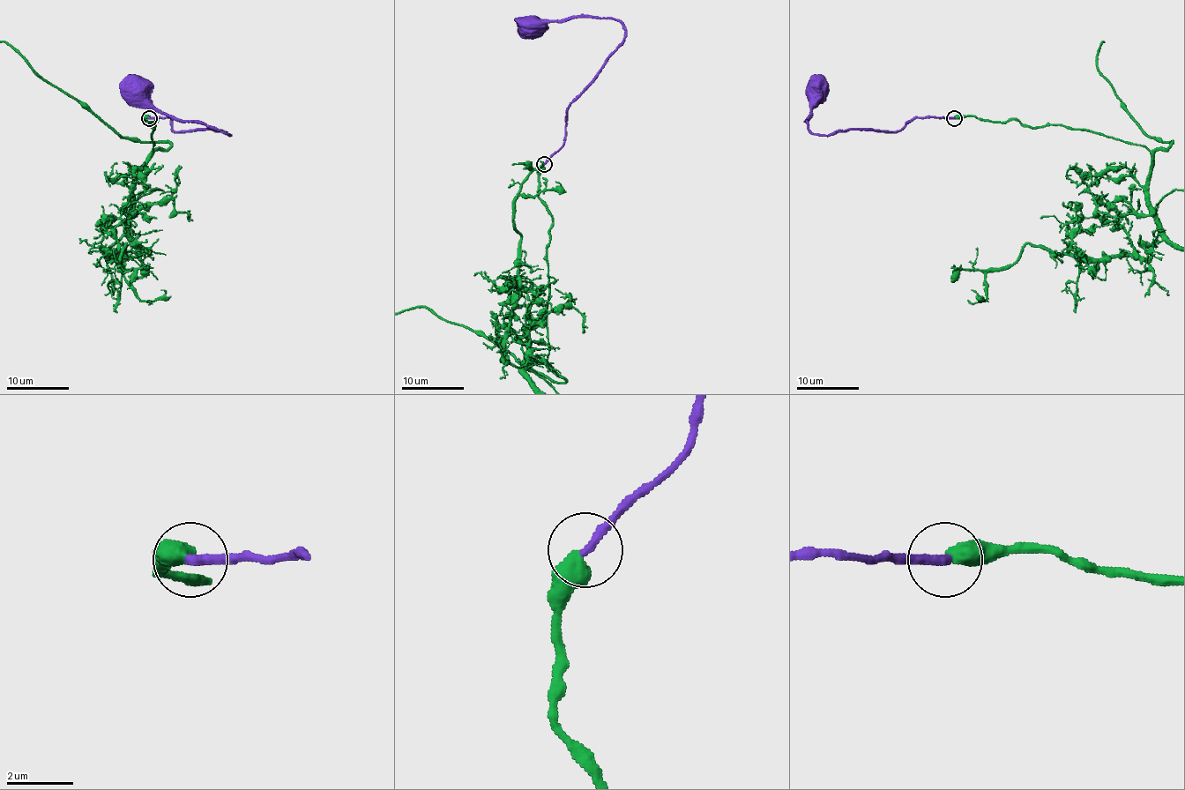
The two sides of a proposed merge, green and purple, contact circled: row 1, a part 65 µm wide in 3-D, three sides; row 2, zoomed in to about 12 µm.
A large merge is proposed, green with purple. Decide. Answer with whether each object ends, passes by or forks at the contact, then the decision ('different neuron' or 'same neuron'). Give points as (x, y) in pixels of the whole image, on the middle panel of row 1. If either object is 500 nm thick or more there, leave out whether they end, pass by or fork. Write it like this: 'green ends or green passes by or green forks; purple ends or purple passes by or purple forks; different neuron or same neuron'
same neuron

